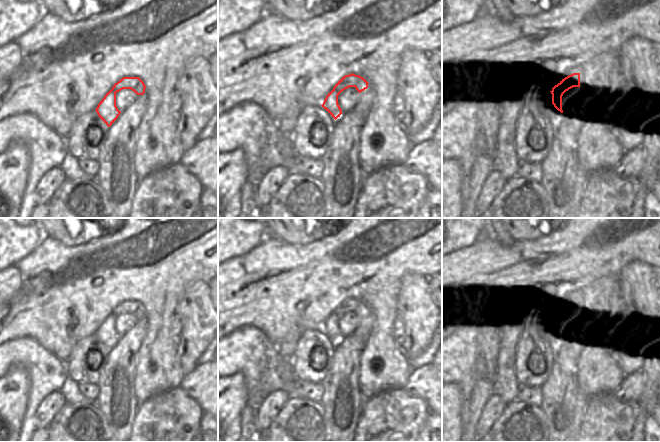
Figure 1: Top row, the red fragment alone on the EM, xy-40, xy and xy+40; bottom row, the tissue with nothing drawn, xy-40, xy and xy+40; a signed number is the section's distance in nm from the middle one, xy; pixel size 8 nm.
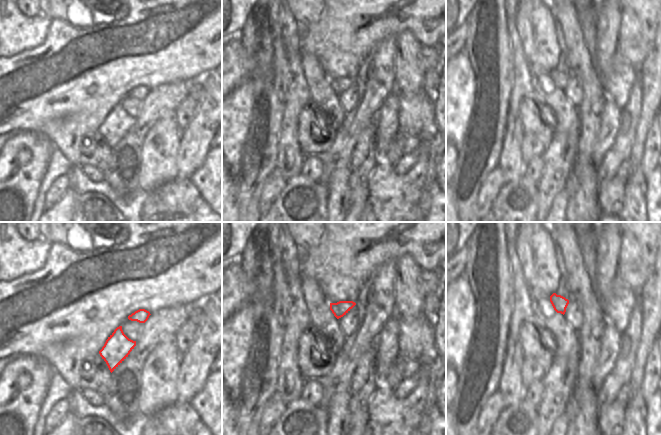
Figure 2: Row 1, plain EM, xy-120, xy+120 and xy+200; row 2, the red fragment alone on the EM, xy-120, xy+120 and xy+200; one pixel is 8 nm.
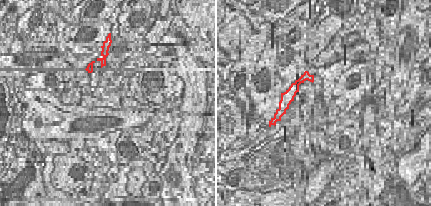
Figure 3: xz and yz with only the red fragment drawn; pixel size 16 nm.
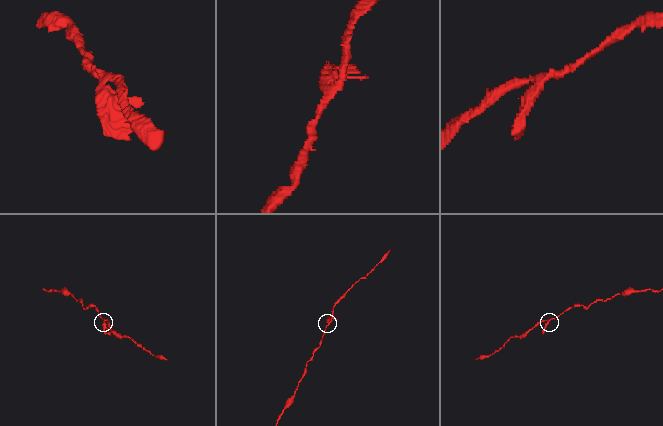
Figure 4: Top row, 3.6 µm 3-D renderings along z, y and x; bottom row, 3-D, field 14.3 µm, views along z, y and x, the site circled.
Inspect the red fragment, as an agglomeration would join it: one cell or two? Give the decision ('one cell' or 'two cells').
two cells

